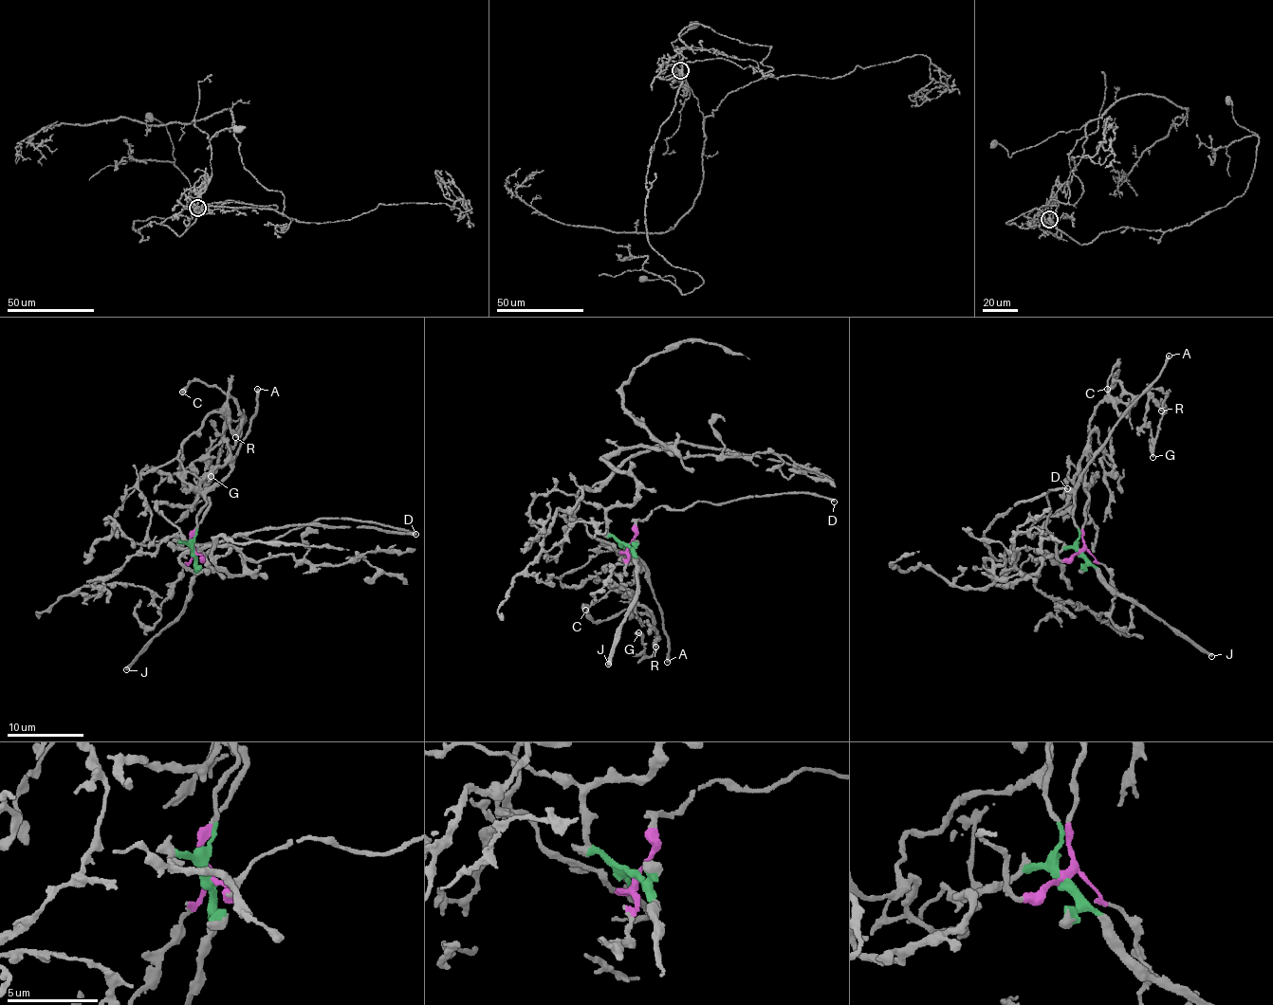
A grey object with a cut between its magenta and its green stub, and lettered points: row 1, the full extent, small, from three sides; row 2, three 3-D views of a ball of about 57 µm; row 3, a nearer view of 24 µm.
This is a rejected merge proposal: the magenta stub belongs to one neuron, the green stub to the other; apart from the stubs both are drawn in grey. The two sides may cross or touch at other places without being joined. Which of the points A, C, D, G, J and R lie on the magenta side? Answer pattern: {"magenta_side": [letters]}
{"magenta_side": ["C", "D", "G", "R"]}

